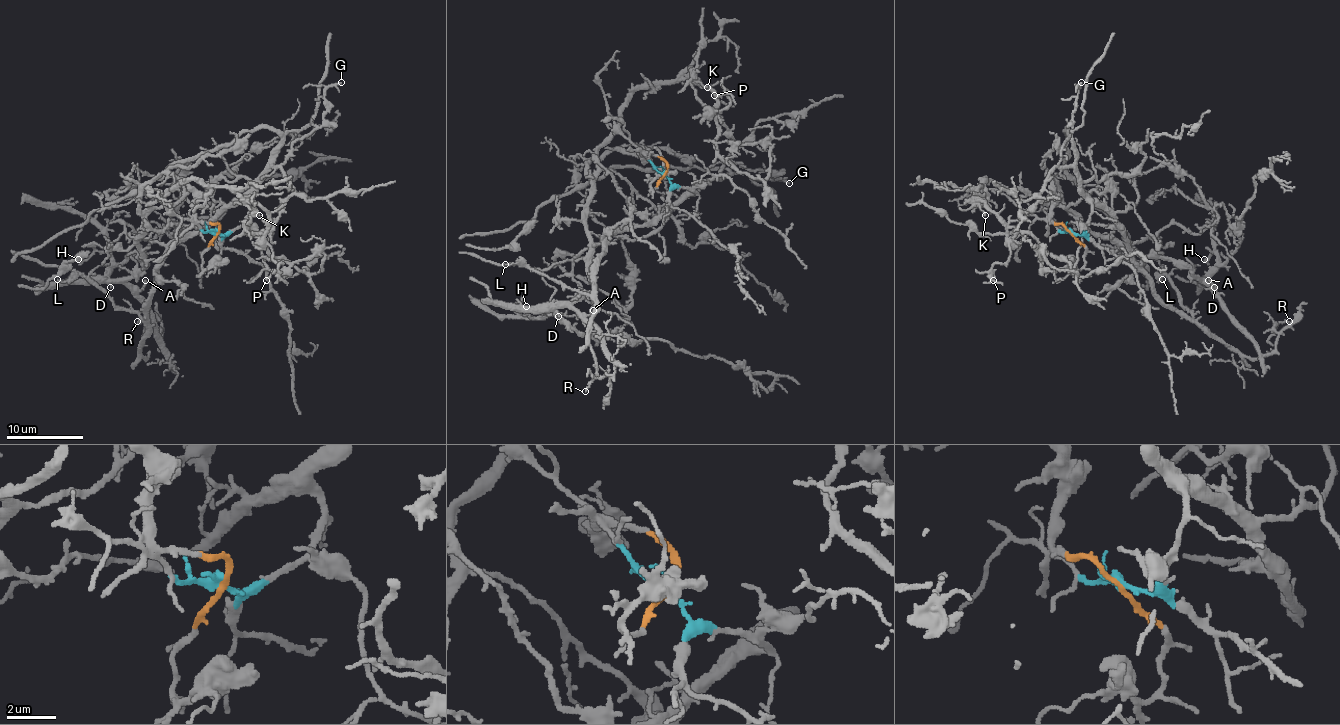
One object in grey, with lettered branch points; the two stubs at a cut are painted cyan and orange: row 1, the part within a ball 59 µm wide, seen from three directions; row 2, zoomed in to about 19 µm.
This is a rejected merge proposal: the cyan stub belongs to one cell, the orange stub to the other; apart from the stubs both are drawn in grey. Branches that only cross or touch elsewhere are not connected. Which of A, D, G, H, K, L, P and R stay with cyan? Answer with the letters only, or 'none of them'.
G, L

